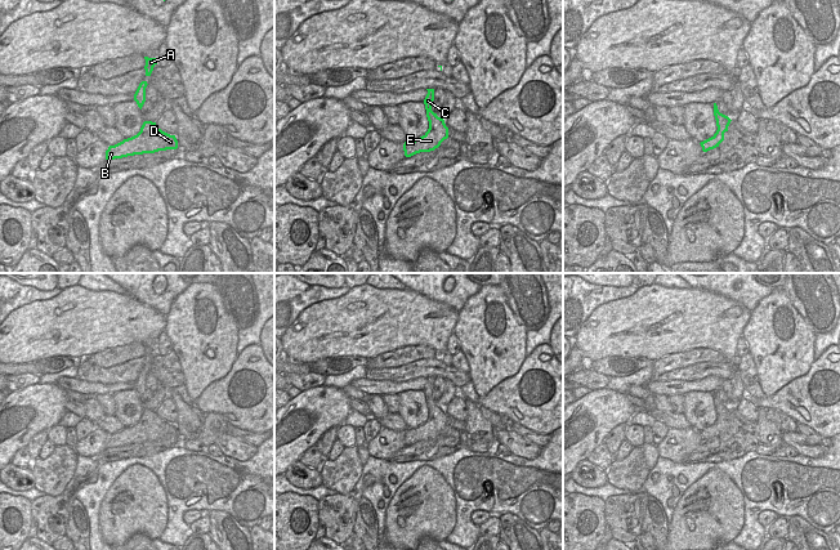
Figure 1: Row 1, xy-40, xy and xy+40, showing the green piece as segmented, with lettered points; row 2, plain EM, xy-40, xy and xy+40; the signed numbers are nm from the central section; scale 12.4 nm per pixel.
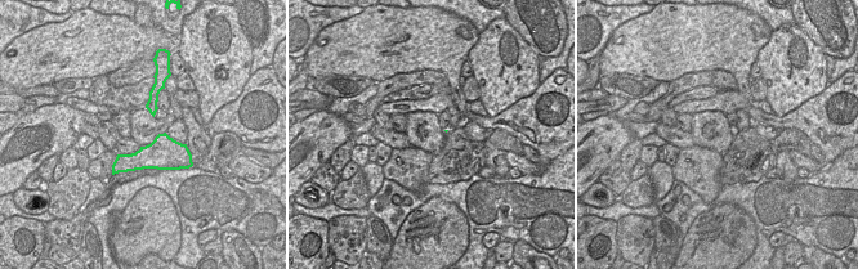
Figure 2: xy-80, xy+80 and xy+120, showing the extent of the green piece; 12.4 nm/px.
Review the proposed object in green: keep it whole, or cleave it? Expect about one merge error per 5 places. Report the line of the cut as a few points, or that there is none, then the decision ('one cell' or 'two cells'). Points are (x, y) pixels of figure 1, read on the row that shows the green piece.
no cut | one cell

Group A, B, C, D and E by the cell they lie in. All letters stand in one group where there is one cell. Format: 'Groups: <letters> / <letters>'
Groups: A B C D E

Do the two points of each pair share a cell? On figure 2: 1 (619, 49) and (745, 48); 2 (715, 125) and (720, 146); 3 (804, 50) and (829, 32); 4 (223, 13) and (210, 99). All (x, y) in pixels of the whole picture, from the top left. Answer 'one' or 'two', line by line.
1: one
2: one
3: two
4: one

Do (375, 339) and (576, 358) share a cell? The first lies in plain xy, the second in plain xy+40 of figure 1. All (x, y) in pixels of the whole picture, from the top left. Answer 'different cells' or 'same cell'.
different cells

